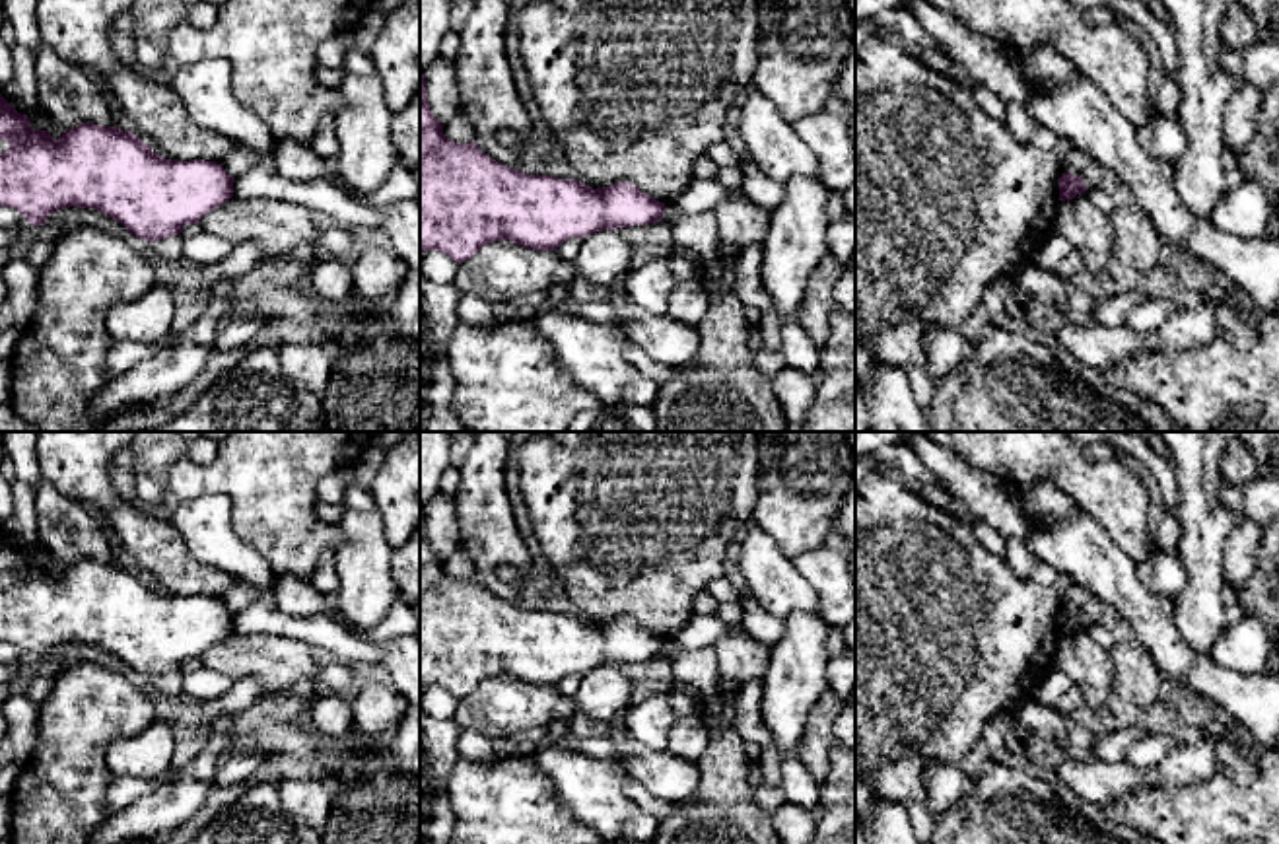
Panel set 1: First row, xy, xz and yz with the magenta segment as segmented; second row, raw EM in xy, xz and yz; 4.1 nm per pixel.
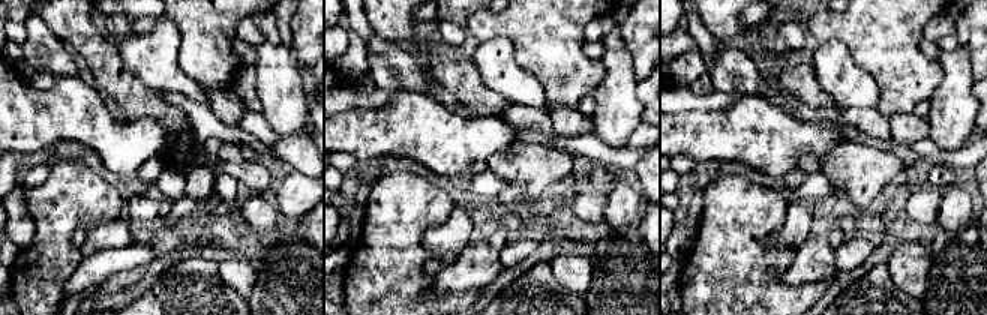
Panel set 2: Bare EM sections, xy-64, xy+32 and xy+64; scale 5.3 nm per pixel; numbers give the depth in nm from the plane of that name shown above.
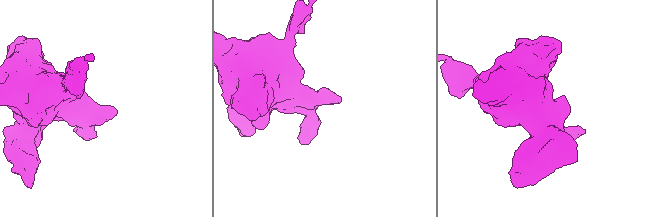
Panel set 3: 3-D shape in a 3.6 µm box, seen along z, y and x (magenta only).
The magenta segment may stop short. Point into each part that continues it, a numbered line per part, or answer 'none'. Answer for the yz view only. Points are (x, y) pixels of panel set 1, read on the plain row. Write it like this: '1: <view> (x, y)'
none

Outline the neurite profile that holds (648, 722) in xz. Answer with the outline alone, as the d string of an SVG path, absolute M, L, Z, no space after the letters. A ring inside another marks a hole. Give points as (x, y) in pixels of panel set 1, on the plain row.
M661 690L626 712L626 731L651 751L667 749L669 729L676 716L671 708L671 692Z

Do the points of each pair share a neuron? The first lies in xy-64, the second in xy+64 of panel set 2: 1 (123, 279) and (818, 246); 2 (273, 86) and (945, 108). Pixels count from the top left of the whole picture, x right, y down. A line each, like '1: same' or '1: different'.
1: same
2: same

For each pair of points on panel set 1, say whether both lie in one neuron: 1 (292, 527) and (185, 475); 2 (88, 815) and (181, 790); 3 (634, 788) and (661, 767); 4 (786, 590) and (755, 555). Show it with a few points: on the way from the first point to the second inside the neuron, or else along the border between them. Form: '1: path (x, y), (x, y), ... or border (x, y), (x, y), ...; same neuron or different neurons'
1: path (265, 500), (241, 477), (212, 477); same neuron
2: border (113, 815), (103, 823); different neurons
3: border (615, 757), (656, 798), (683, 800); different neurons
4: path (778, 582), (762, 562); same neuron

